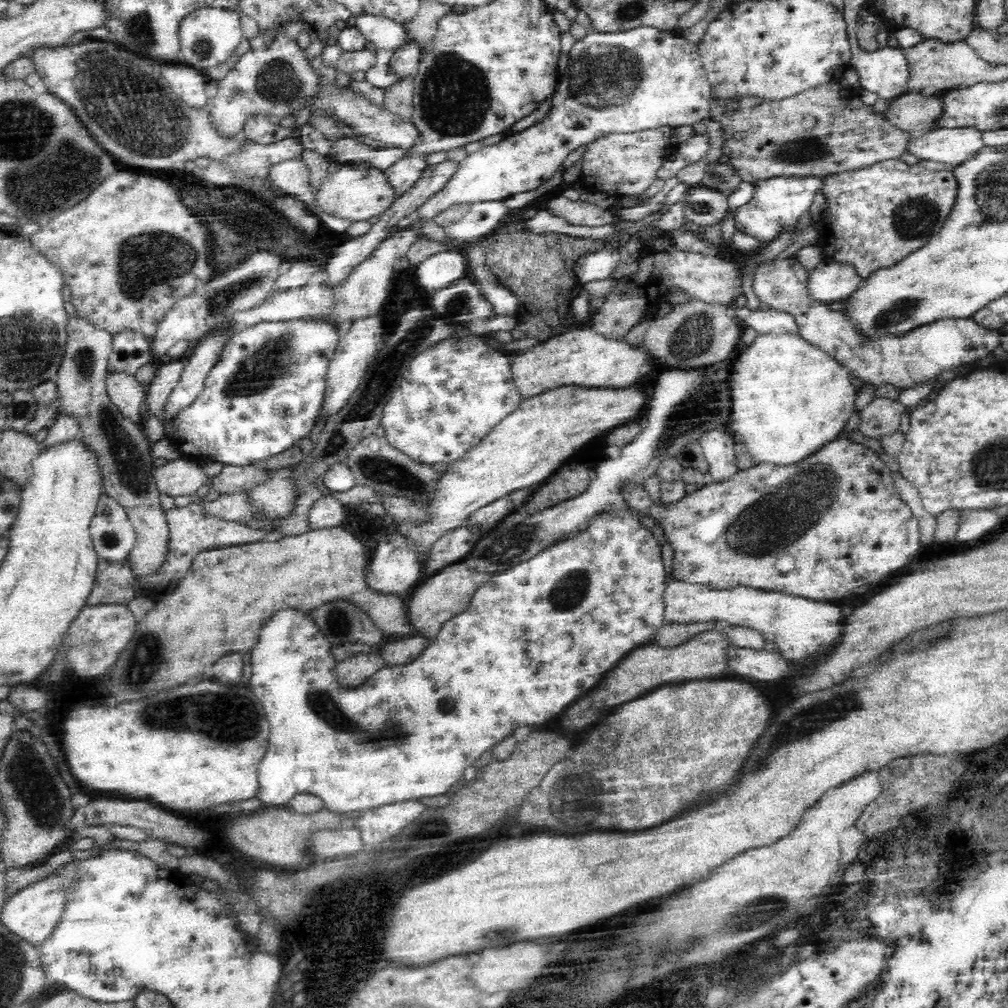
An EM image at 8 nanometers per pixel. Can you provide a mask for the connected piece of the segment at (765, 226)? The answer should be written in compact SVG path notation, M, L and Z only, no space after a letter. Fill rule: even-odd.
M815 176L776 177L754 183L754 194L750 202L739 206L735 212L735 227L744 234L757 238L759 242L773 241L788 225L808 216L814 196L822 188L823 182Z

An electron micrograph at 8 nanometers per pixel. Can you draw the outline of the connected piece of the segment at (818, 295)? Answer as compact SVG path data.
M824 258L809 272L808 297L821 303L836 304L854 294L861 282L855 266Z

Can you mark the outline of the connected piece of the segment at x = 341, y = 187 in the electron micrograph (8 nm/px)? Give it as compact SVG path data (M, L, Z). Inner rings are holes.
M340 166L340 170L332 176L324 178L324 184L320 186L316 194L318 206L338 218L351 220L352 222L368 221L371 216L380 216L392 206L396 200L396 189L389 181L385 171L379 168L368 168L368 170L356 170L358 166Z

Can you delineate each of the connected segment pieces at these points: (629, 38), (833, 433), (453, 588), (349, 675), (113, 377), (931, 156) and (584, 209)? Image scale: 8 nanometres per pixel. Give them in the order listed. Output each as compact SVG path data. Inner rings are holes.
M638 26L634 27L632 30L625 31L594 31L590 32L583 38L577 40L572 46L569 52L569 61L567 64L567 69L556 86L556 92L554 92L553 100L551 101L550 110L547 111L546 116L535 125L529 126L526 130L511 133L505 135L505 139L498 142L498 144L492 144L492 146L483 146L476 152L471 153L466 158L461 160L456 168L454 174L450 176L450 180L446 183L446 186L442 187L442 190L434 193L420 208L417 208L414 212L414 216L419 218L419 220L435 220L436 216L454 206L454 204L465 204L471 205L476 202L492 202L496 200L505 200L506 198L518 194L519 192L528 192L528 190L534 190L538 188L540 184L544 184L546 180L550 180L556 171L562 166L565 158L574 152L576 148L580 146L588 146L594 140L597 140L601 136L610 133L626 133L640 131L640 130L652 130L654 127L658 126L671 126L679 127L696 124L700 120L707 118L707 111L710 110L710 93L711 86L707 81L706 73L698 52L698 45L692 44L689 40L686 40L681 34L676 34L675 31L663 31L654 28L653 26Z
M792 333L759 334L754 343L732 365L728 374L731 414L726 431L742 436L750 456L758 463L792 465L840 437L848 418L855 412L856 390L850 372L818 346Z
M463 561L441 568L432 577L428 578L428 581L414 590L412 598L408 602L410 623L416 627L415 632L432 641L447 621L468 608L475 590L486 584L491 575L491 573L472 570L468 565L463 564Z
M377 649L370 653L352 654L337 662L337 681L346 689L356 688L370 678L375 672L386 666Z
M108 372L105 386L110 400L120 411L122 417L130 422L141 424L144 420L142 410L147 386L141 384L129 372Z
M936 128L921 134L920 137L912 136L908 148L908 153L920 158L920 160L934 160L934 162L944 162L948 167L957 167L970 155L976 154L982 147L982 132L974 128Z
M561 194L550 199L545 209L552 211L556 216L562 216L568 223L576 226L604 226L612 224L617 219L609 209L586 201L571 201Z

